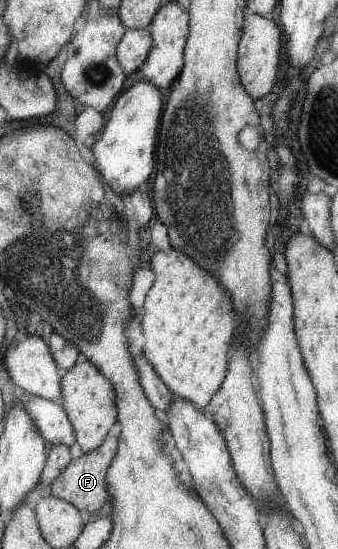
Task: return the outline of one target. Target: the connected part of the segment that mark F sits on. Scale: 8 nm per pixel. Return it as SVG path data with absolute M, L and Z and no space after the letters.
M110 436L96 451L84 453L79 458L73 459L66 470L52 482L50 490L52 496L60 500L69 501L76 508L86 510L90 514L98 511L109 503L110 496L108 485L108 470L112 466L114 455L117 454L117 443L119 439Z

